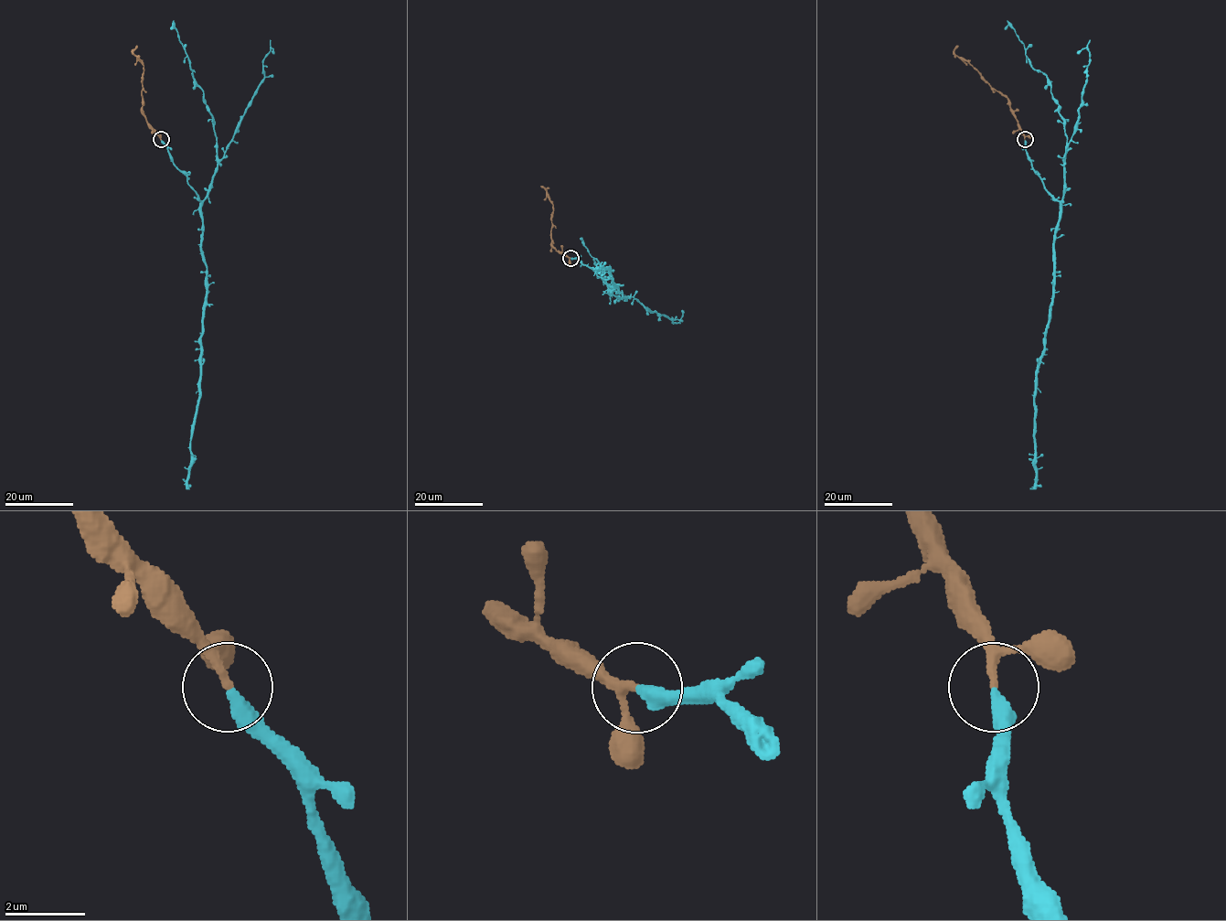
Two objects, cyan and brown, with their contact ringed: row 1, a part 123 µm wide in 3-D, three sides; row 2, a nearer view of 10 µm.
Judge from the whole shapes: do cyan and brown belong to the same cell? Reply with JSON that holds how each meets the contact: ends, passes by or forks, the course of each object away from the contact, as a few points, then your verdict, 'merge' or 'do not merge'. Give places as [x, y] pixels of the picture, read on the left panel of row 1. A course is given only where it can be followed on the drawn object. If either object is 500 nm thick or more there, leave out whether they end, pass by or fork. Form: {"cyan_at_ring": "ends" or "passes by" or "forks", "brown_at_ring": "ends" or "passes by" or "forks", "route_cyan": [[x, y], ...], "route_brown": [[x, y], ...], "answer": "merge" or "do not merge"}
{"cyan_at_ring": "ends", "brown_at_ring": "passes by", "route_cyan": [[161, 140], [201, 202], [206, 300], [200, 392], [187, 486], [190, 485]], "route_brown": [[161, 140], [145, 118], [142, 106], [143, 67], [133, 54], [137, 45]], "answer": "merge"}

